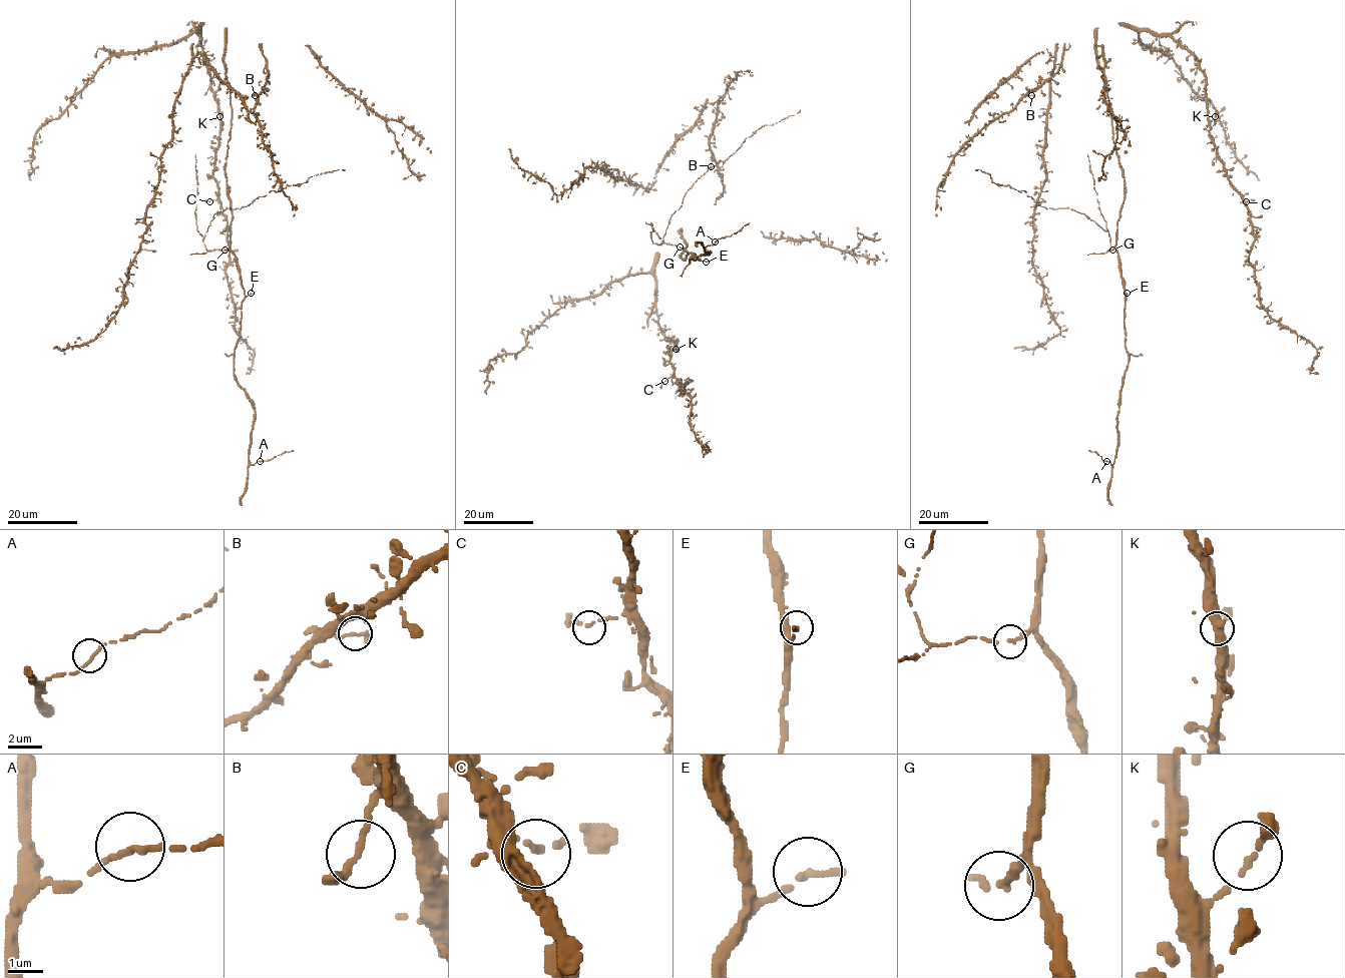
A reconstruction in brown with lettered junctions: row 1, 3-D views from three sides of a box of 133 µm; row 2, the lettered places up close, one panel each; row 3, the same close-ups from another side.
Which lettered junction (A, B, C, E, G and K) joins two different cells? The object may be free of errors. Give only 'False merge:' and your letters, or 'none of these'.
False merge: none of these

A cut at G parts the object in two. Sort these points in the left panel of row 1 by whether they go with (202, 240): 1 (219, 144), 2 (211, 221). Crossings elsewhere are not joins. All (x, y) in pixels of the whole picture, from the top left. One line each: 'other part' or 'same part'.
1: other part
2: same part

